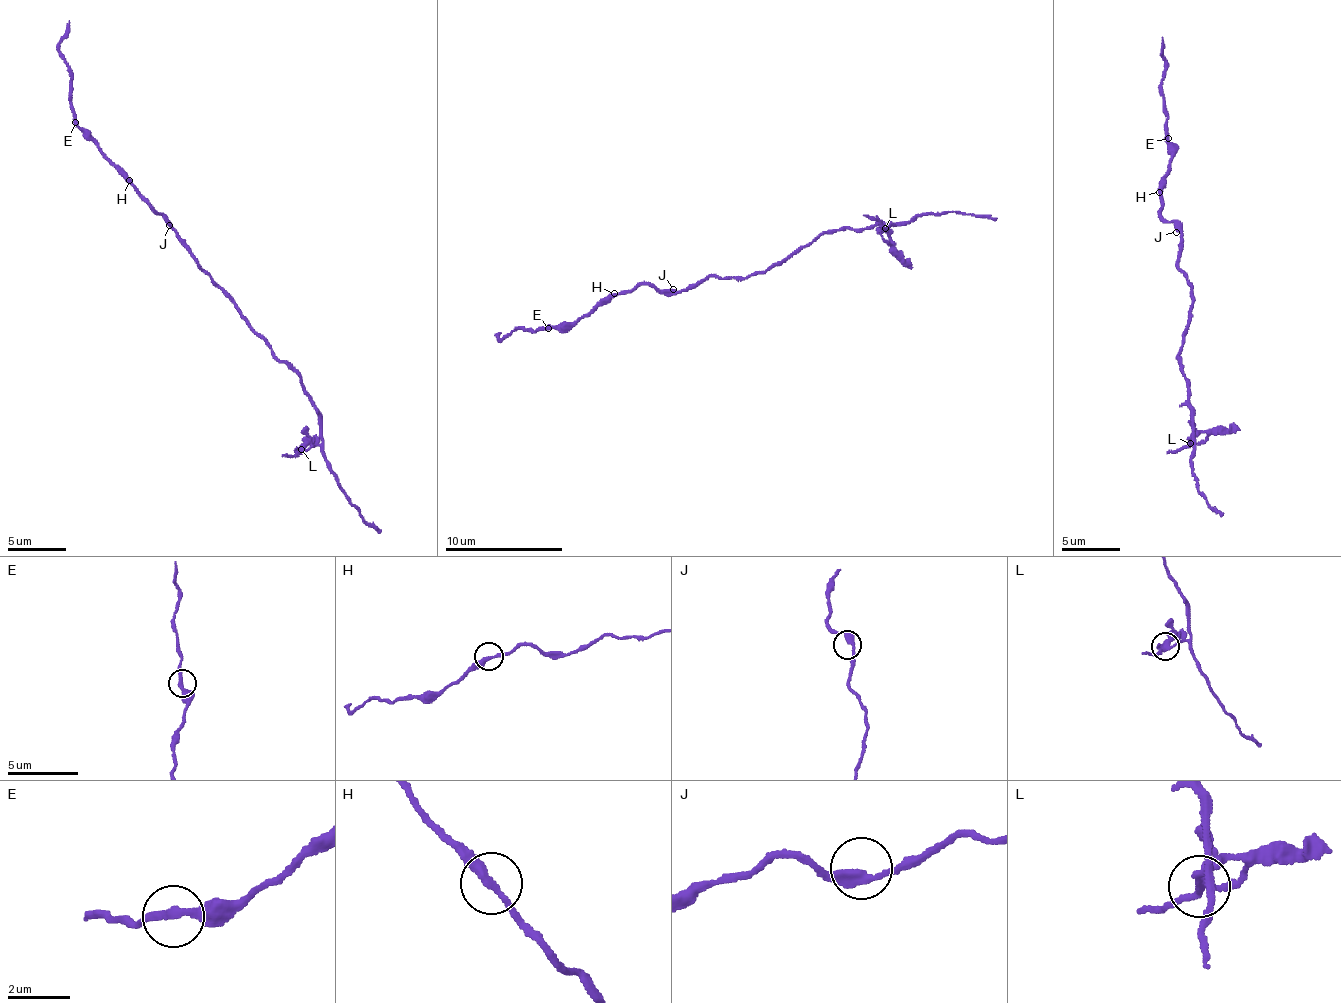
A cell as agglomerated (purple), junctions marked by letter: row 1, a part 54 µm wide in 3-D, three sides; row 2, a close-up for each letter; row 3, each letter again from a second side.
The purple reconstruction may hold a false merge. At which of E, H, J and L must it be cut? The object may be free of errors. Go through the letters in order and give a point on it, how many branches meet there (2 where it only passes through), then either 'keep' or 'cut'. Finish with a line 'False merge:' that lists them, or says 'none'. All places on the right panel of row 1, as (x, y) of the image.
E: (1168, 138) | 2 | keep
H: (1159, 192) | 2 | keep
J: (1176, 232) | 2 | keep
L: (1190, 443) | 3 | cut
False merge: L

